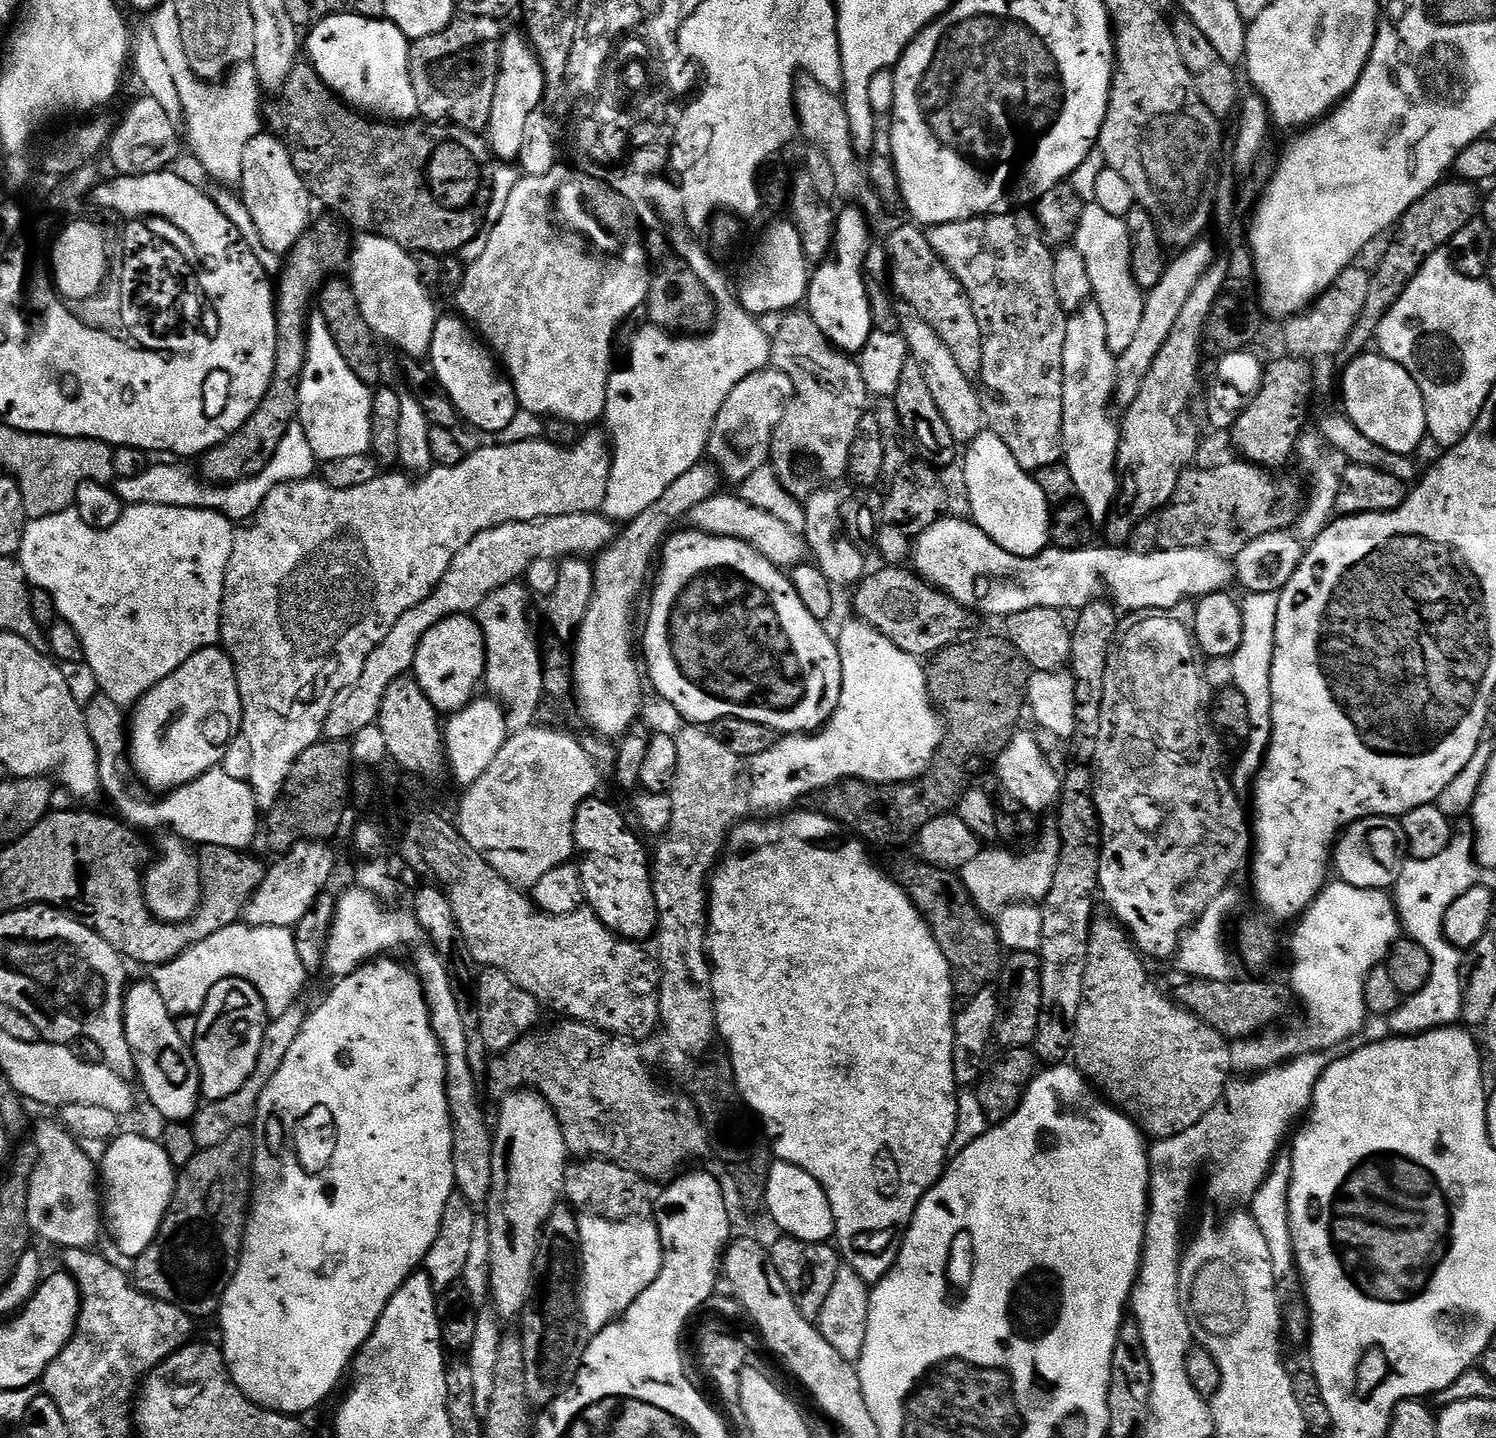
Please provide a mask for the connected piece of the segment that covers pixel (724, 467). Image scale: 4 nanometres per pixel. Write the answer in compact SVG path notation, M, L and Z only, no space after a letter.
M761 370L750 374L722 402L716 411L712 430L706 445L707 459L712 459L720 467L720 472L736 486L743 483L754 470L769 463L769 448L772 435L785 414L784 403L793 399L794 389L785 372Z

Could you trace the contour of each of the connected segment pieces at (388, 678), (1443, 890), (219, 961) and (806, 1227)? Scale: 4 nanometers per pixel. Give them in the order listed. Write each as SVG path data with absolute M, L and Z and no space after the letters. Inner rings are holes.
M599 511L562 514L535 522L503 524L478 534L478 538L468 543L454 558L448 573L440 579L440 585L422 602L418 602L418 606L406 610L406 614L394 622L386 638L366 658L356 683L348 692L340 692L335 696L331 710L324 719L323 735L332 739L329 741L344 742L350 740L358 730L377 721L381 698L388 687L412 672L416 646L426 630L451 616L475 613L480 603L494 594L494 590L517 583L537 560L560 562L567 557L592 558L608 547L617 535L617 525Z
M1457 831L1446 847L1434 858L1425 860L1405 859L1394 885L1396 914L1406 933L1424 949L1431 960L1431 972L1427 983L1413 996L1407 997L1388 1018L1393 1035L1420 1035L1436 1028L1451 1027L1462 1017L1464 996L1463 955L1448 942L1444 934L1446 910L1474 884L1478 873L1474 859L1474 836L1471 831Z
M237 922L218 930L218 934L210 934L202 942L192 944L178 958L168 964L159 965L155 969L154 983L164 1005L168 1007L169 1015L179 1018L182 1016L196 1016L208 1001L210 990L223 980L245 980L258 990L269 1013L281 1014L297 1003L296 995L304 988L304 983L310 979L310 973L304 968L302 959L298 958L296 937L291 928L275 928L262 926L254 928L247 922Z
M773 1161L768 1167L767 1208L783 1235L806 1243L827 1243L833 1239L836 1220L829 1199L819 1182L800 1167L784 1161Z

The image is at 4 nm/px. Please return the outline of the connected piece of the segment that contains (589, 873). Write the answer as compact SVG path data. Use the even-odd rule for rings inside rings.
M601 798L582 802L576 811L576 820L572 823L572 839L577 853L584 857L578 860L581 886L584 888L587 907L596 913L596 917L617 936L633 942L644 942L644 939L655 933L658 923L656 899L652 893L652 873L649 868L650 856L644 853L640 840L628 829L624 816L612 804Z

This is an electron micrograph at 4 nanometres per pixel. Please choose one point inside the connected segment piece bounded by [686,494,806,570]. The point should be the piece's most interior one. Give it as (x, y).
(729, 516)

